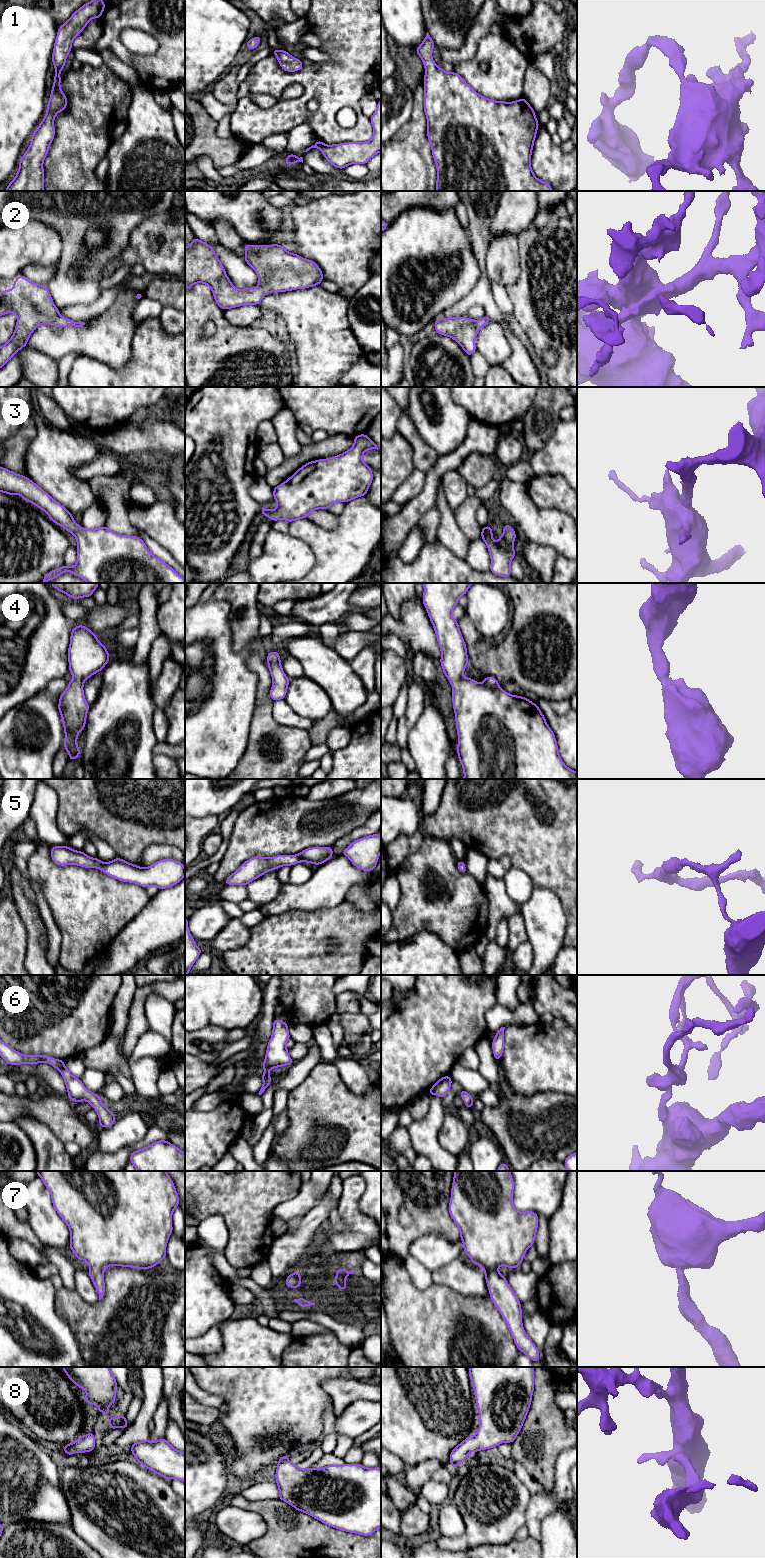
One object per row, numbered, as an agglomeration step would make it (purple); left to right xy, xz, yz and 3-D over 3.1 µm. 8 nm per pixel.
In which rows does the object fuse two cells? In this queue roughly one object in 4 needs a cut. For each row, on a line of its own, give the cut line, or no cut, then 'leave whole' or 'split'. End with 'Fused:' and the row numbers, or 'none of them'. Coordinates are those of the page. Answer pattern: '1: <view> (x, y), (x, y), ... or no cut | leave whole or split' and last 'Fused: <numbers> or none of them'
1: no cut | leave whole
2: no cut | leave whole
3: no cut | leave whole
4: no cut | leave whole
5: no cut | leave whole
6: no cut | leave whole
7: no cut | leave whole
8: no cut | leave whole
Fused: none of them

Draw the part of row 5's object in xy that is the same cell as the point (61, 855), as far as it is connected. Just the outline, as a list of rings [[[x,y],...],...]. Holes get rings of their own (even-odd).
[[[52,846],[51,858],[59,866],[74,864],[85,868],[93,867],[120,881],[135,883],[144,888],[169,888],[185,876],[183,862],[174,859],[162,859],[143,868],[119,857],[111,862],[101,862],[97,857],[91,858],[83,851],[76,851],[69,846]]]

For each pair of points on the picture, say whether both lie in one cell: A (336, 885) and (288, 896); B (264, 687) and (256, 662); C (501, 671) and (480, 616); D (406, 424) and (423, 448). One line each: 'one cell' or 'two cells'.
A: one cell
B: one cell
C: two cells
D: one cell

